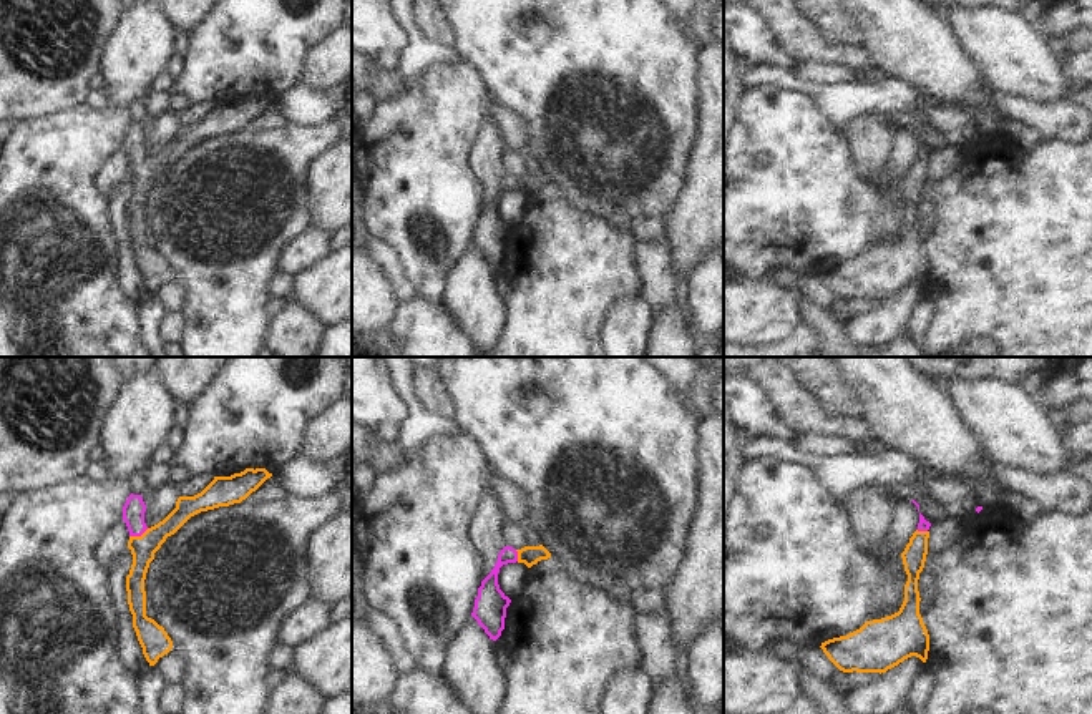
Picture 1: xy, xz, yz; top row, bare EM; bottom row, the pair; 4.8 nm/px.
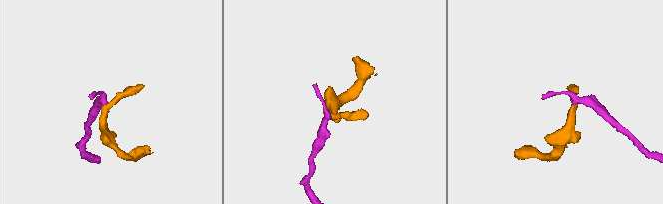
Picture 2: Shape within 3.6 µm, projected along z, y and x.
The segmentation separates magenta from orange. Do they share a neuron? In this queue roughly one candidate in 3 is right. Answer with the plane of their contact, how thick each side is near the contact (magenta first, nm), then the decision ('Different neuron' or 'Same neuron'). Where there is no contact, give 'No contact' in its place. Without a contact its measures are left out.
Touches magenta in xy. Thickness 110 nm (magenta) against 120 nm. Same neuron.

